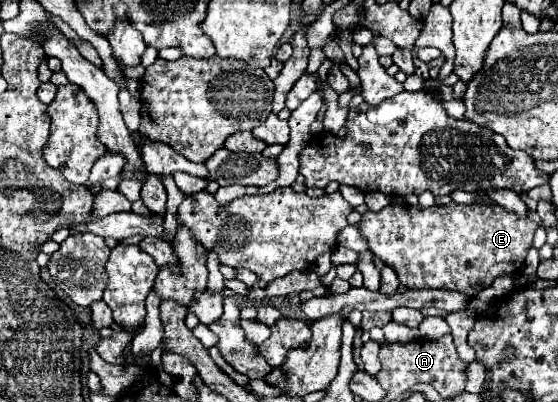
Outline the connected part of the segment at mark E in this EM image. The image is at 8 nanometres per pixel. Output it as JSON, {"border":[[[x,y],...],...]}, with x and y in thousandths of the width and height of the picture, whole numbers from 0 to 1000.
{"border":[[[803,505],[796,515],[767,515],[749,525],[746,510],[695,510],[685,525],[659,525],[645,550],[649,585],[659,595],[659,614],[670,634],[677,634],[692,659],[703,659],[713,679],[713,694],[731,719],[814,719],[849,739],[857,724],[875,714],[889,689],[928,679],[939,659],[943,629],[953,609],[953,590],[961,575],[961,555],[950,545],[935,545],[921,530],[910,530],[896,510],[821,510]]]}

